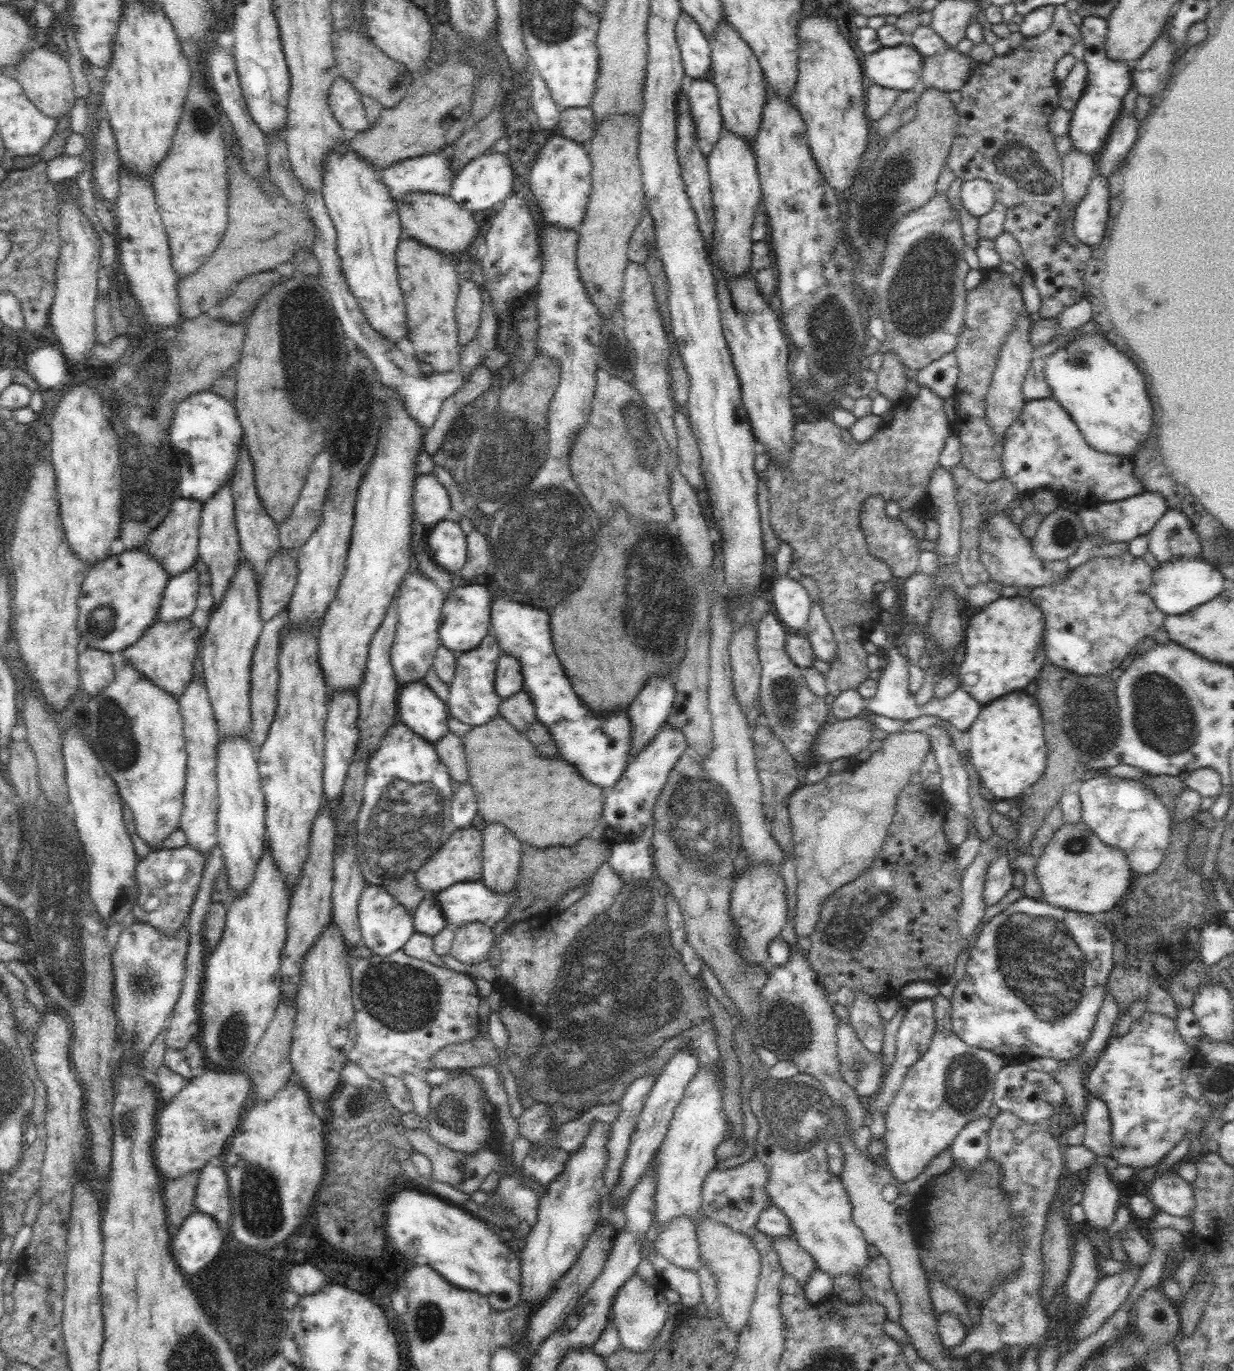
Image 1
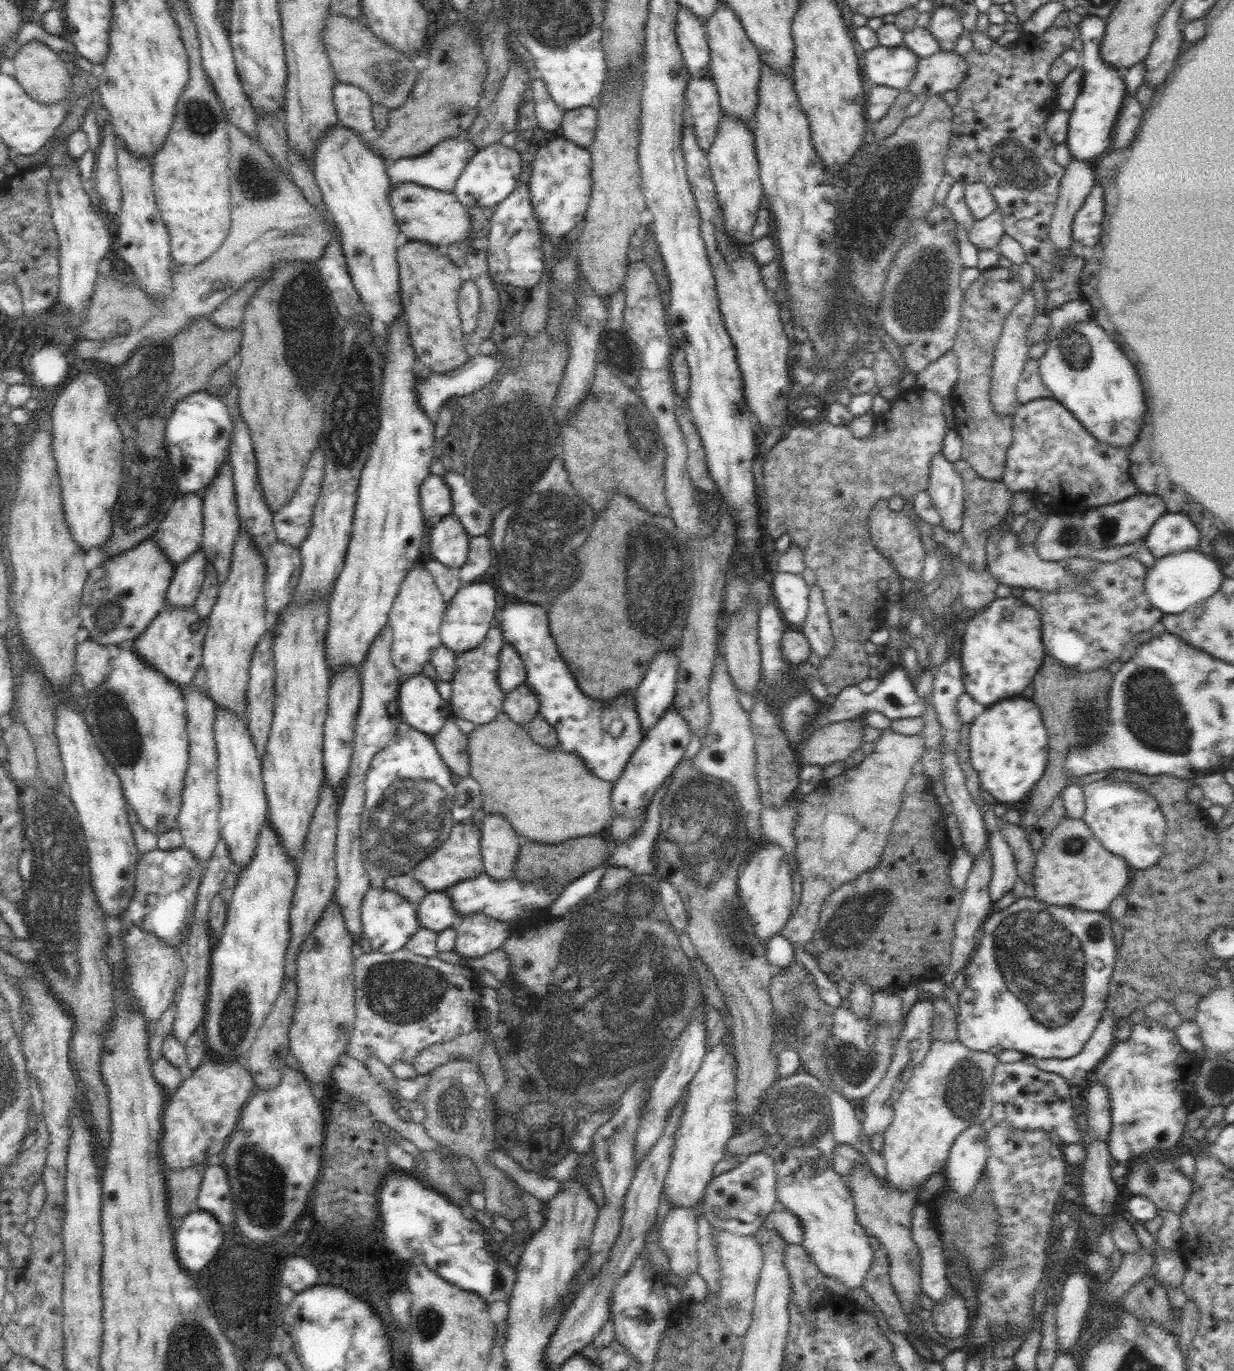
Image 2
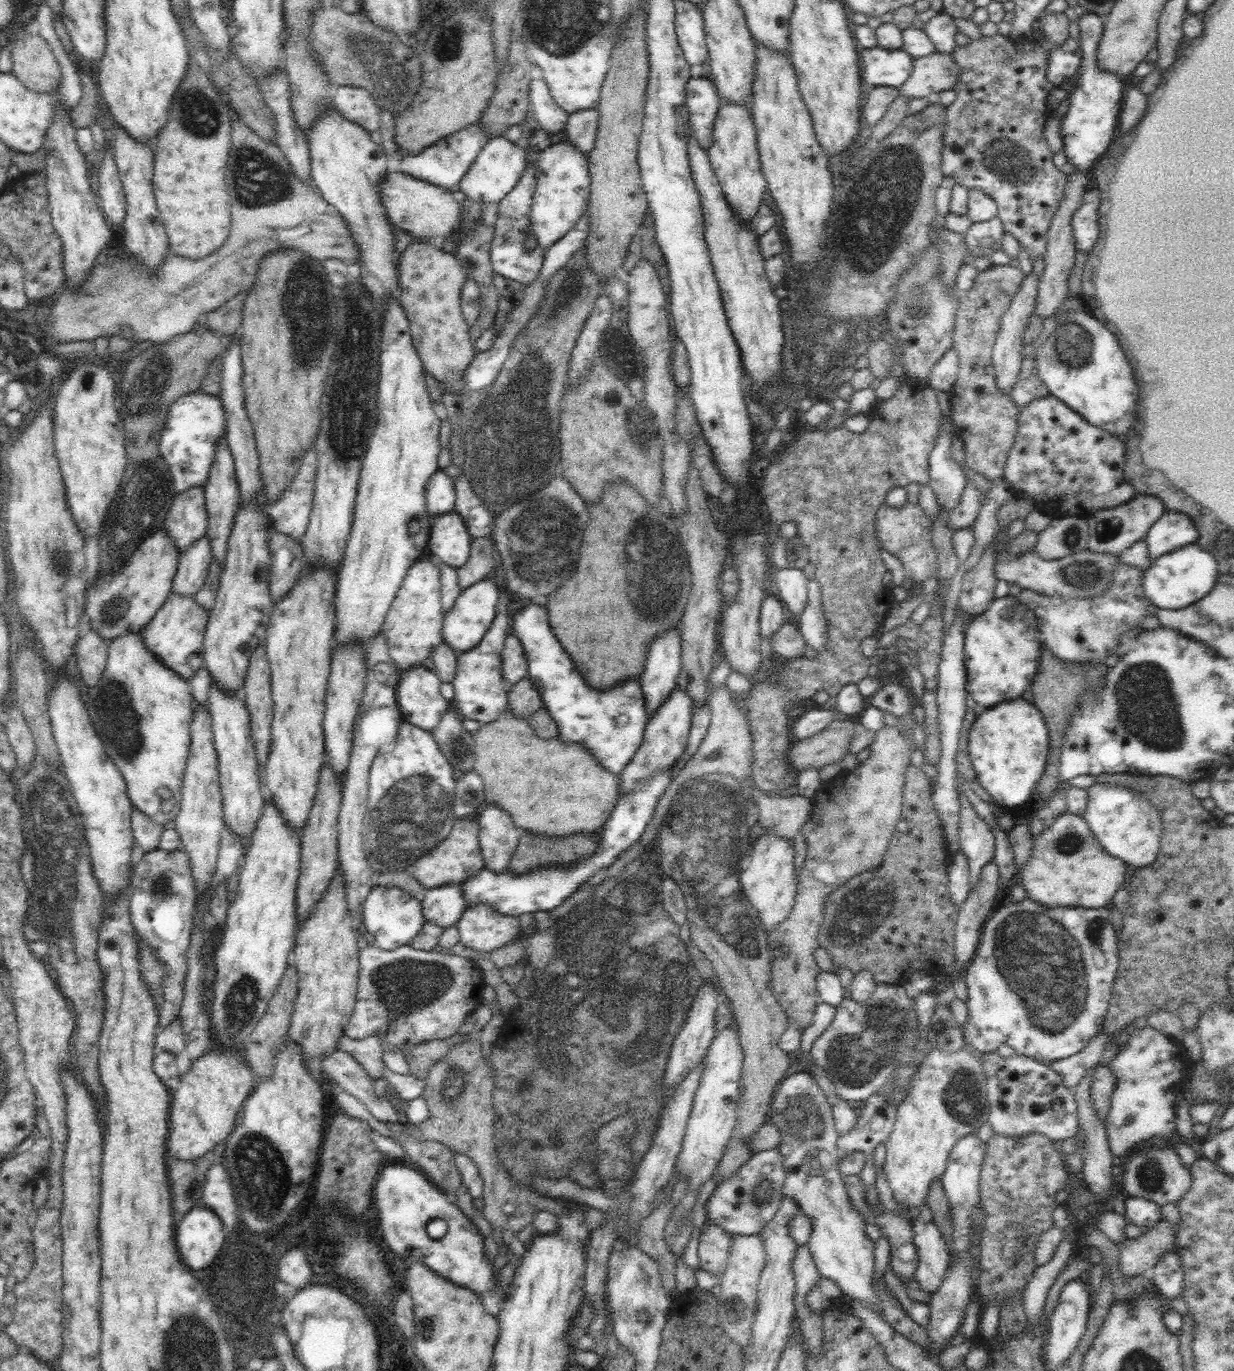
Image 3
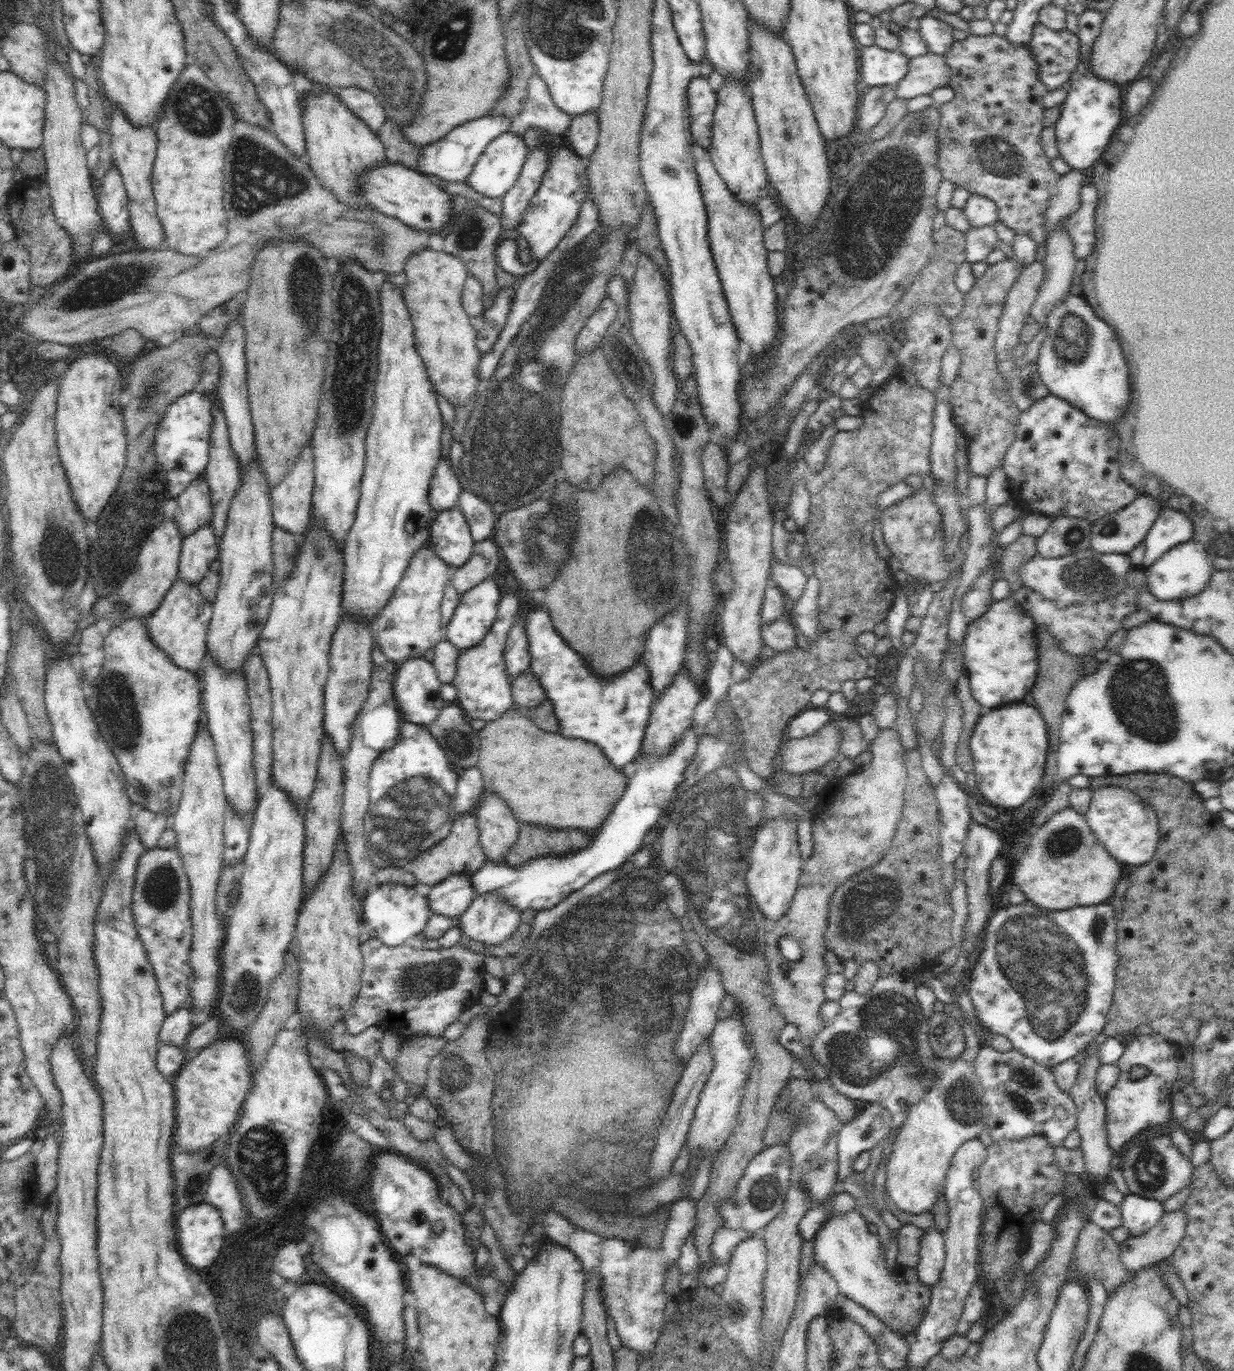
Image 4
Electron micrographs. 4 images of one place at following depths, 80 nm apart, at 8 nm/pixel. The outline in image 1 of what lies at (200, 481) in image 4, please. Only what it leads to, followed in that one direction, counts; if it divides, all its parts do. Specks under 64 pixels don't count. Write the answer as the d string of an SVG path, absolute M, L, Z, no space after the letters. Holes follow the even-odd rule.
M178 497L166 513L164 520L149 534L146 544L150 556L159 560L170 577L186 572L199 558L199 522L203 503L198 499Z

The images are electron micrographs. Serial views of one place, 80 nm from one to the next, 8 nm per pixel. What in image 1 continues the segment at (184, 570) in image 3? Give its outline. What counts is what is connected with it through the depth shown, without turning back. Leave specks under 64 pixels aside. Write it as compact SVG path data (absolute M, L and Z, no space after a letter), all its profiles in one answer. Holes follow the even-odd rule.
M195 564L186 572L170 577L160 602L157 620L172 622L191 617L197 605L198 591L199 580Z

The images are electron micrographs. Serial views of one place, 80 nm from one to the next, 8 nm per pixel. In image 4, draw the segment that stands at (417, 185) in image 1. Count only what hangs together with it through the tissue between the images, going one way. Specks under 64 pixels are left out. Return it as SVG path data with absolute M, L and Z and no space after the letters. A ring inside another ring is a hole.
M488 114L453 128L440 140L420 148L418 171L424 175L433 174L438 178L443 178L446 182L466 181L484 149L497 136L508 132L511 122L512 120L508 117L494 117Z

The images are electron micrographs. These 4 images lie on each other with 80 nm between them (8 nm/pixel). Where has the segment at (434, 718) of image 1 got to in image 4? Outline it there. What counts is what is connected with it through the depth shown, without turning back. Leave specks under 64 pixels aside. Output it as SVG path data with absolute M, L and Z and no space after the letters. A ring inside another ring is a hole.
M414 656L395 666L397 674L394 679L394 694L397 705L403 714L404 720L424 725L432 724L441 713L441 708L448 704L440 696L441 680L435 666L422 656Z

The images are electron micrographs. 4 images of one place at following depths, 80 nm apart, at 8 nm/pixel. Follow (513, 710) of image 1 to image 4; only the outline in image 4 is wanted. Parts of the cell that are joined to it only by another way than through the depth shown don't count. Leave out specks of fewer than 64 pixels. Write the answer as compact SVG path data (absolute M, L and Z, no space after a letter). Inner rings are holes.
M531 668L511 680L511 691L515 708L536 708L547 698L544 688Z

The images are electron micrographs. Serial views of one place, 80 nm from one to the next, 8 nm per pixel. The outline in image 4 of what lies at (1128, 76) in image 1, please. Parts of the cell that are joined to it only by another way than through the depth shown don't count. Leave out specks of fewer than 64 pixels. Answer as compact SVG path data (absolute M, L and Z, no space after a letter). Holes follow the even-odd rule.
M1092 8L1078 16L1078 33L1080 41L1080 60L1076 70L1071 74L1067 97L1060 105L1060 117L1055 124L1055 133L1059 156L1073 170L1084 170L1090 166L1098 166L1098 160L1106 158L1111 150L1112 136L1120 128L1122 122L1122 96L1115 82L1100 80L1091 71L1091 52L1094 41L1100 34L1103 14Z

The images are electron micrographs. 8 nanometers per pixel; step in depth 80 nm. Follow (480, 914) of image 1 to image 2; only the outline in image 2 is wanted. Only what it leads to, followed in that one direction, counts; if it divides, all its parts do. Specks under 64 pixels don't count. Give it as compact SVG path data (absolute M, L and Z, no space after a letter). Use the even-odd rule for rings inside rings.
M482 871L473 879L466 879L453 887L449 888L447 893L451 898L452 906L458 914L458 918L462 916L472 916L477 912L483 912L486 916L491 916L496 920L514 920L522 911L538 910L540 908L549 908L553 900L558 898L558 895L566 888L566 886L551 886L542 887L542 880L539 884L527 884L527 882L520 882L515 876L508 880L492 880L485 871Z

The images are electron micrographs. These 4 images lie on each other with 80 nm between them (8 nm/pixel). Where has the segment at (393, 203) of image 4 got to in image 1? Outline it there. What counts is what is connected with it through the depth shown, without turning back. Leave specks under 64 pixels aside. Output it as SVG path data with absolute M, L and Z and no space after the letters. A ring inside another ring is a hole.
M409 192L404 198L396 200L395 206L398 206L401 227L408 231L410 237L447 255L455 257L471 244L477 244L473 242L480 241L482 228L478 219L476 222L475 214L458 204L449 194Z

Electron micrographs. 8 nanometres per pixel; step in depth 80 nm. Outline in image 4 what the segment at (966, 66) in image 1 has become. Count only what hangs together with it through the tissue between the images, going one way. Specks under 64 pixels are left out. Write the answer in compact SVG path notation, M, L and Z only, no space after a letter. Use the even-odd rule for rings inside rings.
M930 52L909 59L906 76L894 86L897 96L908 100L949 86L951 70L945 62L944 55Z

